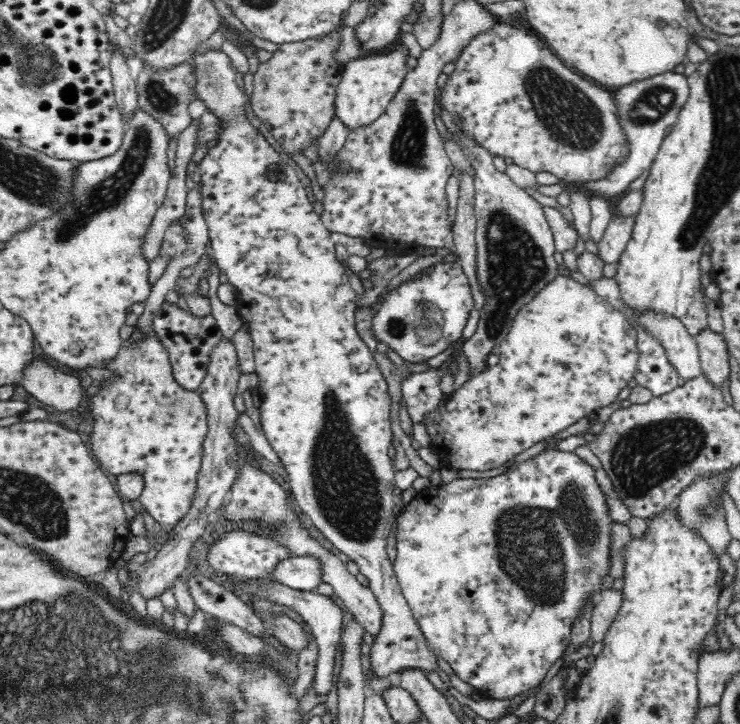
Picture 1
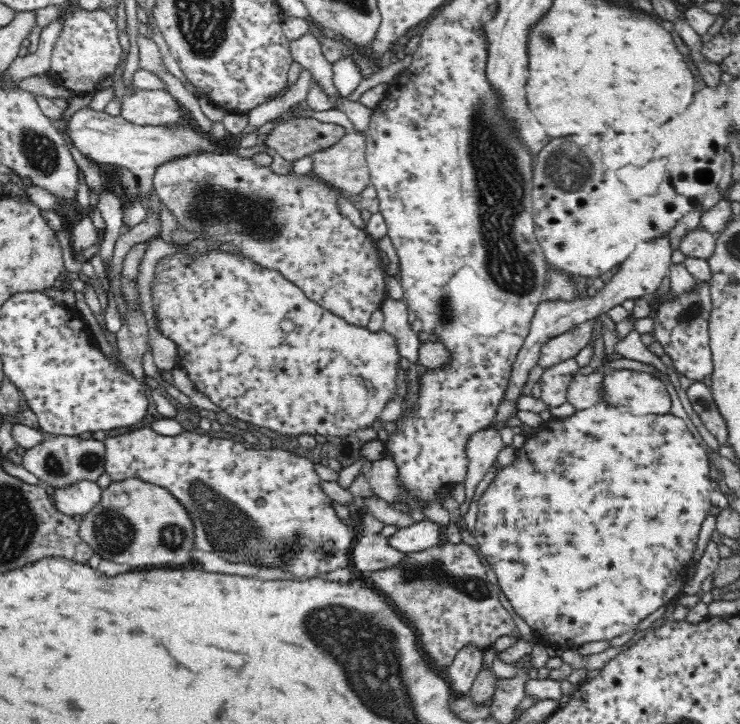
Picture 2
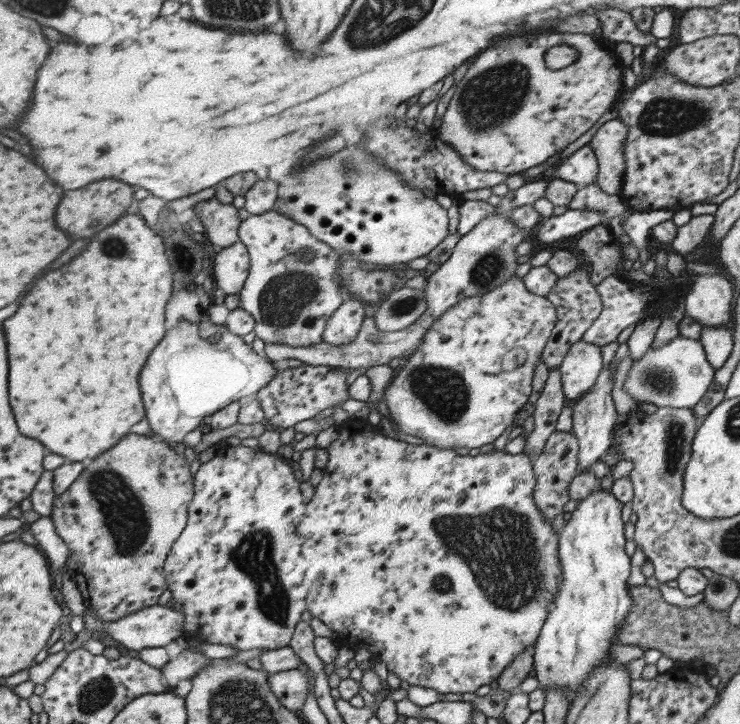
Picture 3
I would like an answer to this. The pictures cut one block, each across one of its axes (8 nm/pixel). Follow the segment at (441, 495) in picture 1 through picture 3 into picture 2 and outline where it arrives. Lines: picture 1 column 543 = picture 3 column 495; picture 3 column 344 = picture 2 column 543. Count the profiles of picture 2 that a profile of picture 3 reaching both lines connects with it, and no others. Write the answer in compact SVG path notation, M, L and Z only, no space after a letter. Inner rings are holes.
M600 401L593 404L590 408L576 411L572 416L564 418L564 420L557 420L550 418L547 421L541 422L535 427L534 435L525 436L525 443L523 446L516 450L516 459L512 464L502 468L497 472L497 475L493 478L492 482L486 488L486 491L480 496L478 501L478 515L475 526L475 538L477 544L480 547L480 554L486 558L486 562L492 566L493 571L496 573L496 578L499 584L499 588L504 593L504 596L508 598L514 612L521 616L531 630L535 637L538 638L539 643L542 643L545 647L553 644L554 648L560 650L568 650L570 648L580 647L586 642L600 642L600 640L612 640L616 636L628 632L628 630L635 628L637 624L644 620L652 612L656 612L660 606L670 603L675 600L682 592L683 586L688 581L688 568L691 565L692 556L696 548L696 542L698 542L698 532L700 532L703 521L710 514L710 508L712 508L711 490L712 490L712 478L710 478L710 463L711 460L704 454L704 448L698 444L696 436L688 430L688 424L684 422L682 418L678 418L672 413L665 415L662 414L635 414L631 412L628 407L615 406L614 404L608 404L607 402Z

